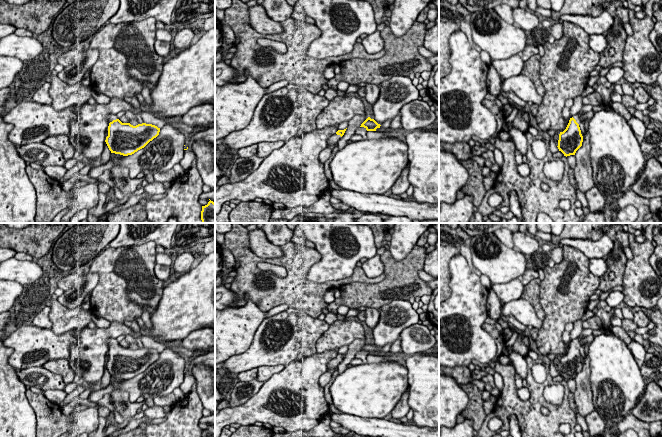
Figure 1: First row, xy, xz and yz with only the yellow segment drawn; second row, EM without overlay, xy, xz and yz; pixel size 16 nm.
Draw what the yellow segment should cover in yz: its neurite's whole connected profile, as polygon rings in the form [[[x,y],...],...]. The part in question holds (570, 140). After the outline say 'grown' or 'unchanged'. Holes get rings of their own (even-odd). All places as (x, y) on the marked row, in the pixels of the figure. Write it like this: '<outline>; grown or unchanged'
[[[581,111],[570,118],[566,129],[559,134],[558,149],[564,156],[575,155],[576,151],[582,146],[583,136],[579,124],[581,116],[585,114]]]; grown

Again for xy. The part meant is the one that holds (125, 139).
[[[109,114],[108,121],[108,136],[105,142],[111,153],[123,156],[132,155],[144,148],[160,132],[160,128],[152,124],[133,126],[130,123],[122,123],[113,114]]]; grown

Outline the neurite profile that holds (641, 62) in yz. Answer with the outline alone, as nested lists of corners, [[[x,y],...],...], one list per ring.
[[[649,0],[646,3],[643,19],[635,17],[635,11],[629,10],[629,23],[633,34],[627,36],[623,51],[623,78],[628,83],[642,83],[655,86],[658,76],[663,73],[663,59],[649,39],[654,28],[653,4],[661,0]]]

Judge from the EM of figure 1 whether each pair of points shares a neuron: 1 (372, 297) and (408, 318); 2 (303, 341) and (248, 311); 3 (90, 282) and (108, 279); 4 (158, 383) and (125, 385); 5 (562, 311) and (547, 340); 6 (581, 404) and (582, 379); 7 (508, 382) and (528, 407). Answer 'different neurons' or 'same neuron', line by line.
1: different neurons
2: different neurons
3: different neurons
4: same neuron
5: same neuron
6: same neuron
7: same neuron

